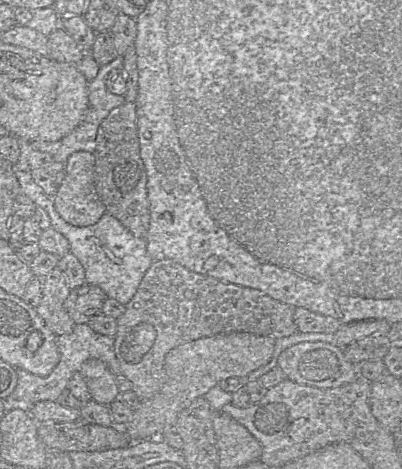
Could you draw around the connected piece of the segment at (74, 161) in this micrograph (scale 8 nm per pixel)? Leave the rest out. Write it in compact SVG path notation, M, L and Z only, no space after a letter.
M78 151L65 162L66 174L57 193L53 197L54 207L60 216L73 226L85 227L99 221L106 212L94 185L95 158L91 152Z

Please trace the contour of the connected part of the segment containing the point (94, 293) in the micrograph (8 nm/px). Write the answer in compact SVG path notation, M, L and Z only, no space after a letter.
M84 283L72 289L64 302L64 308L75 324L85 324L94 315L102 313L107 295L93 284Z

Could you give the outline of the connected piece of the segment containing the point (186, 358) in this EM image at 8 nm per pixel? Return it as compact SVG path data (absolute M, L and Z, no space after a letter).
M233 332L204 337L189 341L171 349L164 359L165 380L161 389L150 399L141 400L133 410L130 419L121 426L131 441L149 440L155 435L162 435L167 427L176 423L179 413L194 400L203 397L212 387L228 378L243 378L254 370L268 364L272 358L275 346L272 337L259 336L247 332Z

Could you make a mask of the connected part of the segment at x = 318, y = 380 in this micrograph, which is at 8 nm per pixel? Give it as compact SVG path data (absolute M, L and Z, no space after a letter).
M301 342L285 349L278 358L278 367L287 379L317 388L336 388L359 377L358 366L345 358L343 348L325 342Z

